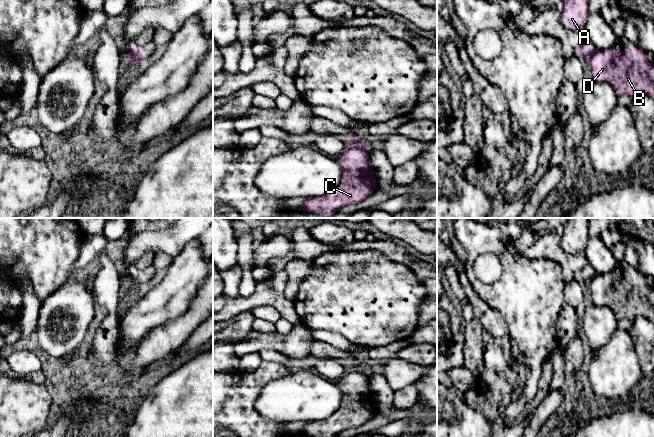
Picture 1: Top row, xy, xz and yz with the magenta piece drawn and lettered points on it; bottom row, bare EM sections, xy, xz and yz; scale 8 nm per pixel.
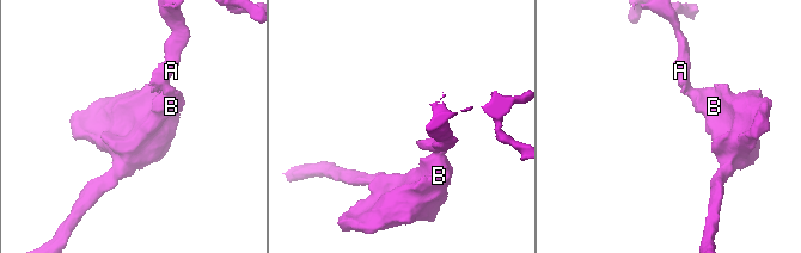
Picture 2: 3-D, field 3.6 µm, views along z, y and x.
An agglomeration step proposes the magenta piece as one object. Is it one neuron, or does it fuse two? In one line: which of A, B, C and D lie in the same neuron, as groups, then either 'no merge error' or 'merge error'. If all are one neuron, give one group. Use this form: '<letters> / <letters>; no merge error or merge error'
A / B C D; merge error

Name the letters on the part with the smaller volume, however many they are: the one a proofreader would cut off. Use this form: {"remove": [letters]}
{"remove": ["B", "C", "D"]}

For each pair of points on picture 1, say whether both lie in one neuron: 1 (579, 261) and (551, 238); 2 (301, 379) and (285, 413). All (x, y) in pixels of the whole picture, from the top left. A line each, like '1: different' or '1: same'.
1: same
2: same

